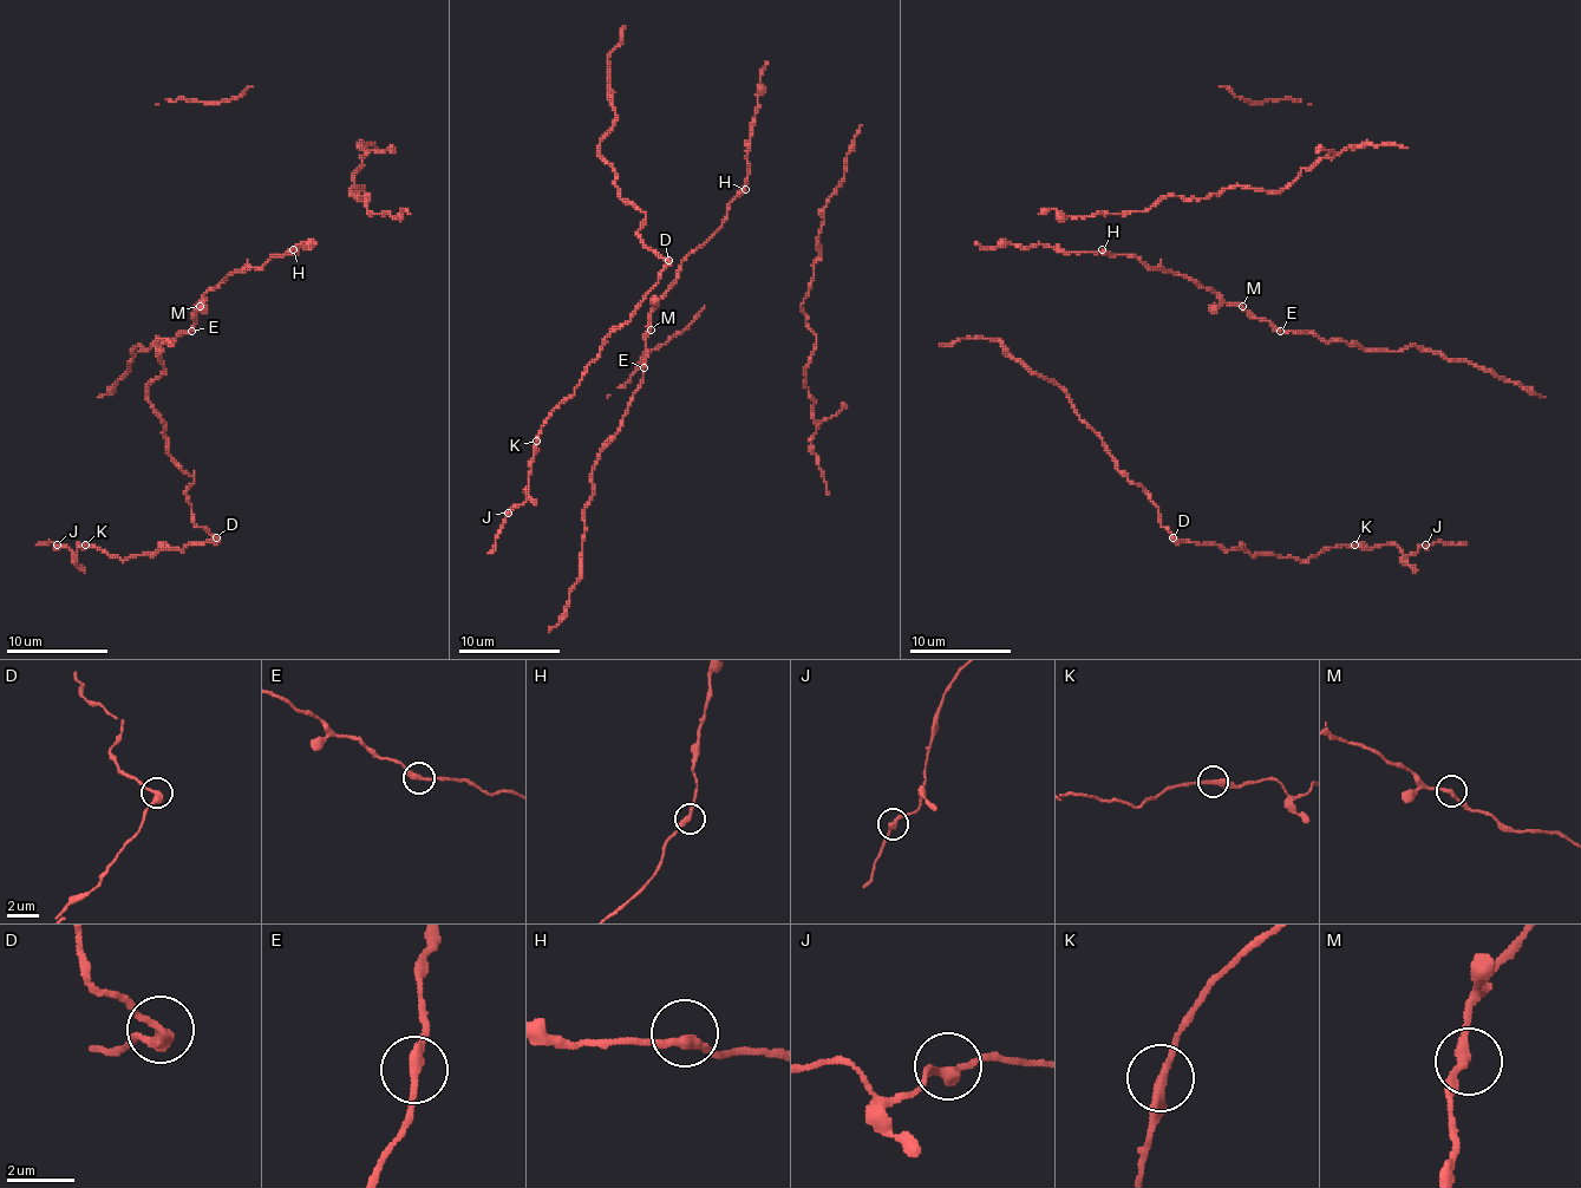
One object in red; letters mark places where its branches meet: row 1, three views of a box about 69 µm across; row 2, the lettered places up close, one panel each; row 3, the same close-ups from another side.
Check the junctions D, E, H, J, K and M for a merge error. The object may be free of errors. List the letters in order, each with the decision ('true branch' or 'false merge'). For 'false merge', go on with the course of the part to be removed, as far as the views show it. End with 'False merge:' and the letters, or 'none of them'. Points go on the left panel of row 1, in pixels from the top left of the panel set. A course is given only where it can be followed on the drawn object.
D: true branch
E: true branch
H: true branch
J: true branch
K: true branch
M: true branch
False merge: none of them

